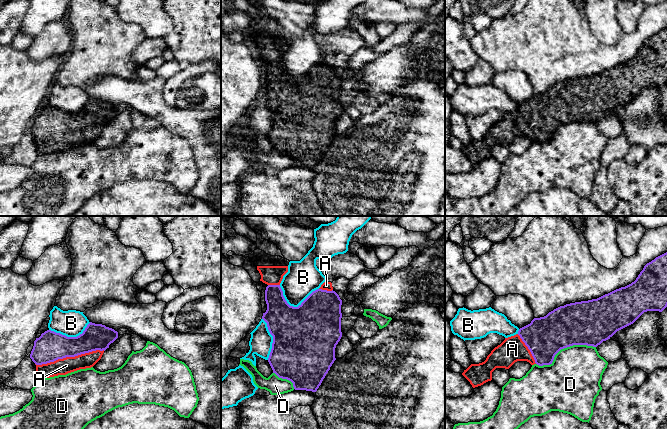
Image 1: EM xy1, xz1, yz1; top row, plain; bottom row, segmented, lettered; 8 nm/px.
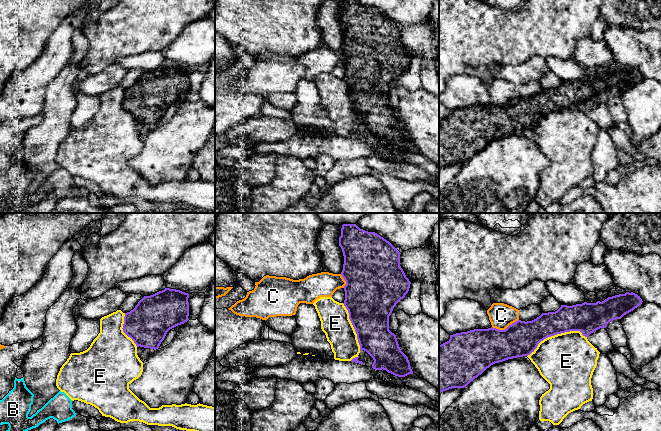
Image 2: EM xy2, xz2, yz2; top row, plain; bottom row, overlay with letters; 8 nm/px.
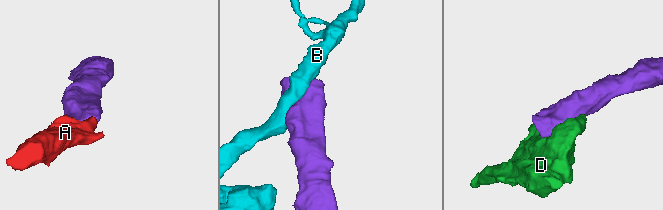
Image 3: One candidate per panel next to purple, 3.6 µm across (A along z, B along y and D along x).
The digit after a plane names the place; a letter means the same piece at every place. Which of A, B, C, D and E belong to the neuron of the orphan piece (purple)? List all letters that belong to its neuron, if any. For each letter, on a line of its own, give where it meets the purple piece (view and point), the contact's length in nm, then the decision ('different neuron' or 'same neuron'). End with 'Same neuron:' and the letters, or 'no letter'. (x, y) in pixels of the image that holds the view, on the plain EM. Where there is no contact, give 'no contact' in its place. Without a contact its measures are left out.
A: contact xy1 (69, 132); length 550 nm; same neuron
B: contact xz1 (294, 83); length 320 nm; different neuron
C: contact yz2 (506, 104); length 220 nm; different neuron
D: contact yz1 (564, 123); length 500 nm; different neuron
E: contact yz2 (556, 110); length 500 nm; different neuron
Same neuron: A

